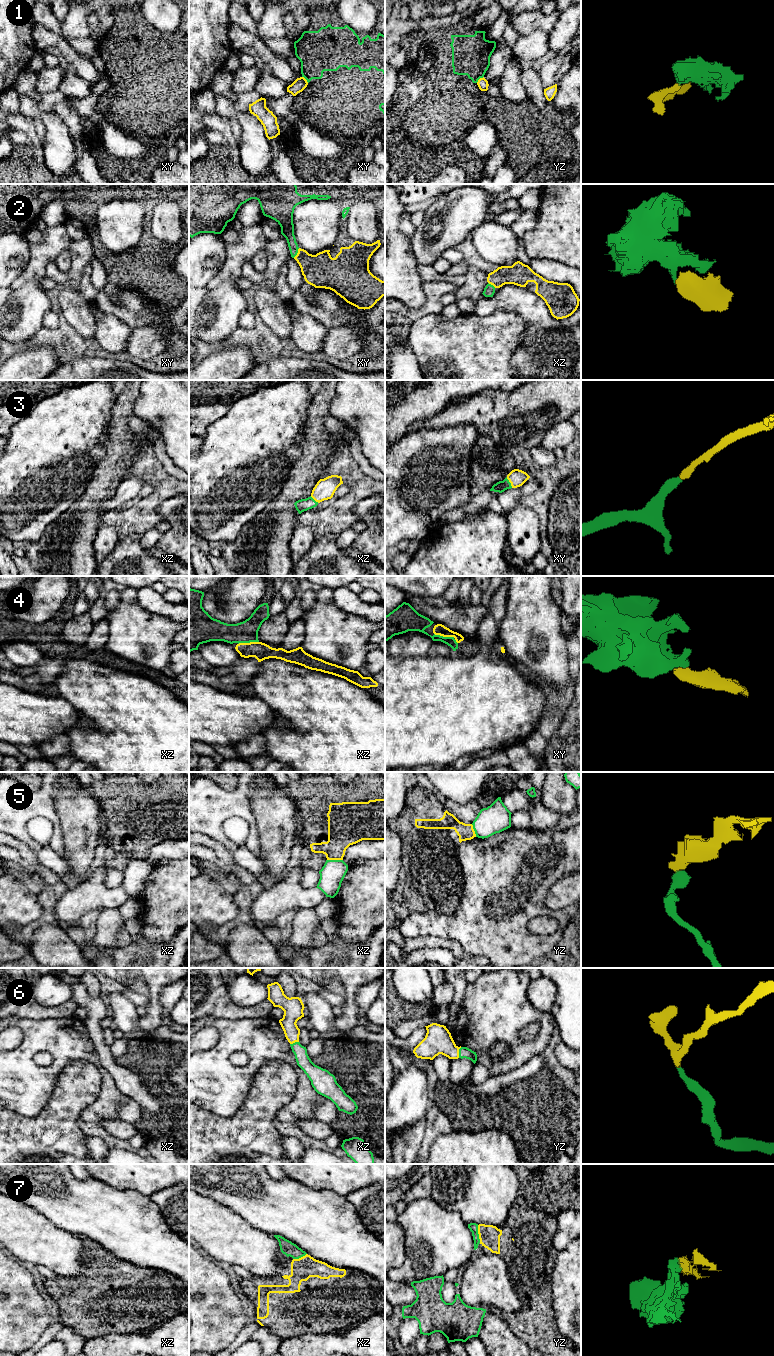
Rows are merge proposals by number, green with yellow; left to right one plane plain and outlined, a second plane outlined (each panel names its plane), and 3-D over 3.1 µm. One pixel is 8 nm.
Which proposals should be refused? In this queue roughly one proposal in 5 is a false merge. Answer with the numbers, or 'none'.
1, 5

